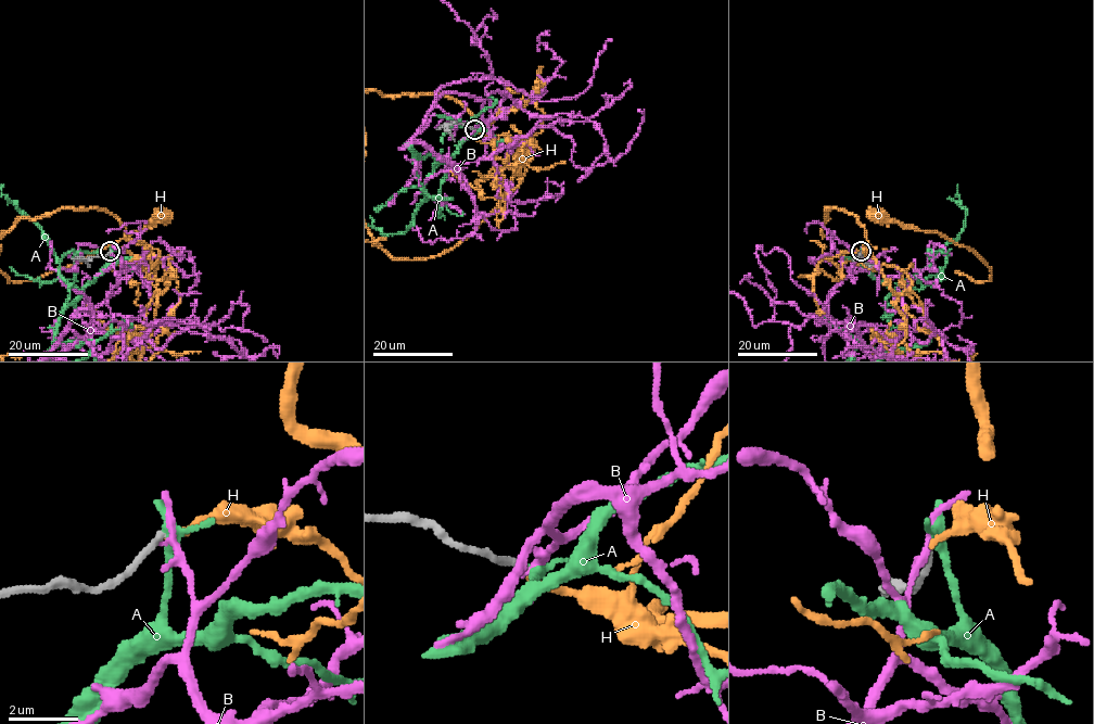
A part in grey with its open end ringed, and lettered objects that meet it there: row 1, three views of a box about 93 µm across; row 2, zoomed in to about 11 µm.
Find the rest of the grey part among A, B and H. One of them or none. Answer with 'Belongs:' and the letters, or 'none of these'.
Belongs: H

